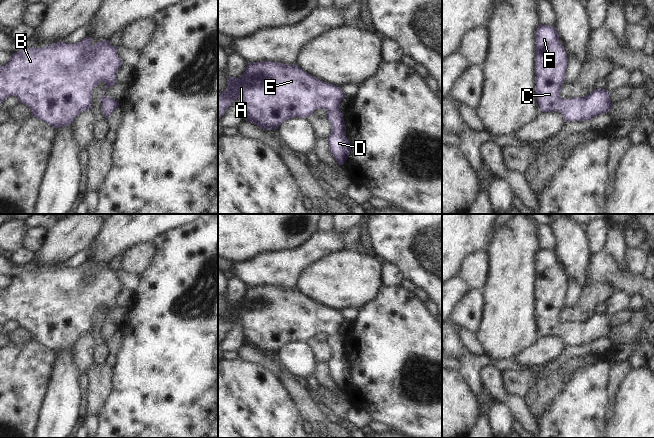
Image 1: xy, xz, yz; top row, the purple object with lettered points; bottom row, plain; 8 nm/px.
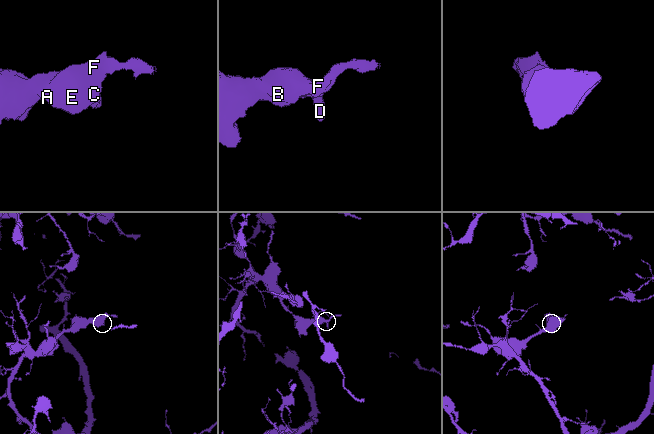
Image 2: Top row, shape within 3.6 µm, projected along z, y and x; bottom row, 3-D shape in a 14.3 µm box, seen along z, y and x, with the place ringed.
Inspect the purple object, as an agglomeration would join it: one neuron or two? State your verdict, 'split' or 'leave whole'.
leave whole

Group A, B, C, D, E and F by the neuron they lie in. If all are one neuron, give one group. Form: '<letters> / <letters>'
A B C D E F

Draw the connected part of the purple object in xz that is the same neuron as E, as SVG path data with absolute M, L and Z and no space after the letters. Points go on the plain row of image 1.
M272 285L248 287L243 299L238 302L227 300L227 305L226 314L218 316L218 344L237 322L242 327L245 344L266 354L277 353L286 343L306 343L316 333L326 333L326 342L331 348L331 357L327 361L331 378L339 389L347 384L351 367L346 361L344 339L339 334L342 323L346 321L340 311L310 299L296 288Z

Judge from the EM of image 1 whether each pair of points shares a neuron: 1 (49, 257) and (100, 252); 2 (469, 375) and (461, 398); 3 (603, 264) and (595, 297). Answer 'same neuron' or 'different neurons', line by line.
1: different neurons
2: different neurons
3: different neurons

